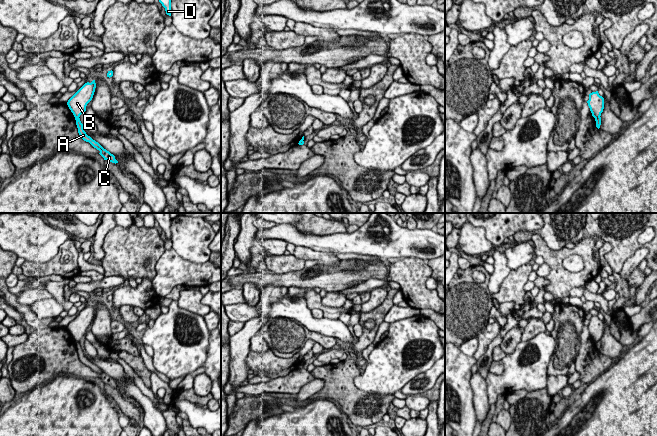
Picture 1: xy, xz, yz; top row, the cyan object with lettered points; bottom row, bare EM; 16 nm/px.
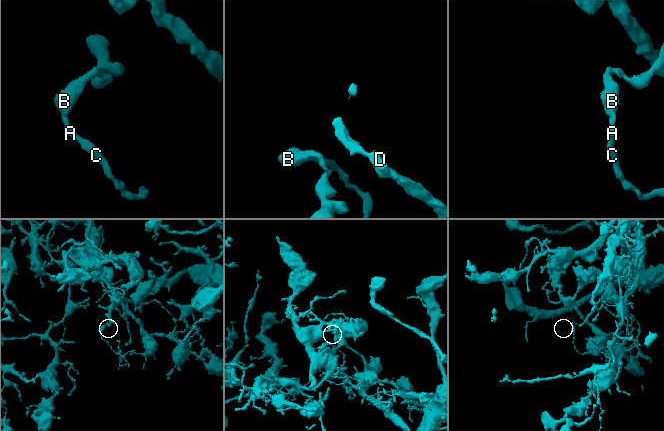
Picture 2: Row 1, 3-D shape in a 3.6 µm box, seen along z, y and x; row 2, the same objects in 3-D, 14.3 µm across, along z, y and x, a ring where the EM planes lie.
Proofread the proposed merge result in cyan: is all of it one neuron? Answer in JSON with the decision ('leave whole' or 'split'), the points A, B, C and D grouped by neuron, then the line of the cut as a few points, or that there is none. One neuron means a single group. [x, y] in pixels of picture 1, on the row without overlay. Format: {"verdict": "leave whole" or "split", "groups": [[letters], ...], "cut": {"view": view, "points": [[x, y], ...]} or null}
{"verdict": "split", "groups": [["A", "C", "D"], ["B"]], "cut": {"view": "xy", "points": [[75, 340], [78, 342]]}}

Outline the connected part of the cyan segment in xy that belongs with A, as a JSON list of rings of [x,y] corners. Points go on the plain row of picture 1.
[[[76,342],[76,349],[78,352],[78,357],[80,359],[80,361],[86,365],[89,366],[94,372],[96,372],[97,374],[100,375],[100,379],[104,382],[104,384],[108,384],[112,387],[118,387],[118,385],[115,383],[115,380],[113,378],[111,378],[109,375],[107,375],[106,373],[104,373],[98,366],[96,366],[95,364],[93,364],[90,360],[88,360],[86,358],[86,356],[83,353],[83,348],[80,345],[80,342]]]

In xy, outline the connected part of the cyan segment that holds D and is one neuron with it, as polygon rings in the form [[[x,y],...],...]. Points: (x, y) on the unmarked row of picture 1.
[[[137,213],[140,218],[144,218],[146,215],[153,215],[155,220],[159,223],[159,226],[165,232],[166,238],[171,240],[171,223],[172,219],[170,213]]]

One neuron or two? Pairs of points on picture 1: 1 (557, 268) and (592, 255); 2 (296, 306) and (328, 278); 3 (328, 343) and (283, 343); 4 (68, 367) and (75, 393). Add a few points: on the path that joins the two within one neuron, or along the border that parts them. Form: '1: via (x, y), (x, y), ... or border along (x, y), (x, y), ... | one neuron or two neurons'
1: via (560, 258), (568, 251), (582, 251) | one neuron
2: border along (288, 287), (295, 286), (307, 289) | two neurons
3: via (317, 337), (294, 336) | one neuron
4: border along (87, 378), (56, 375), (48, 381) | two neurons

